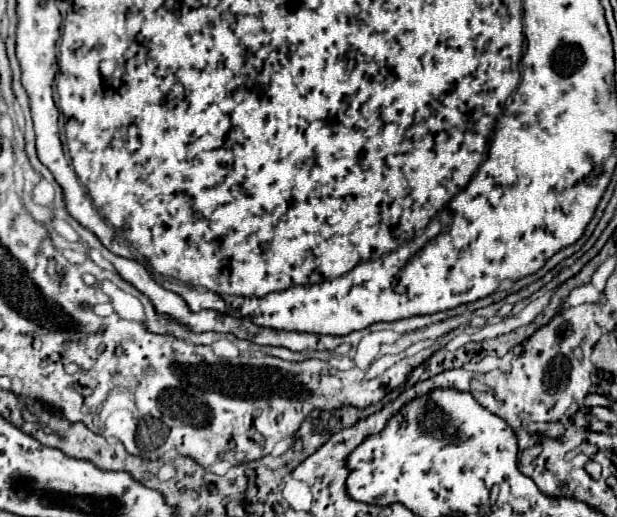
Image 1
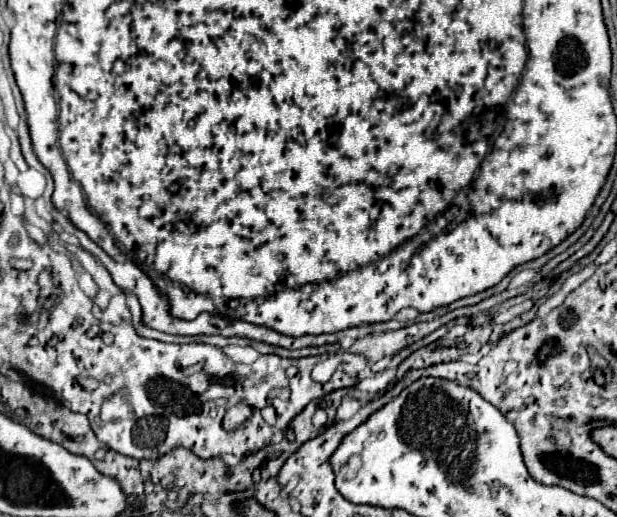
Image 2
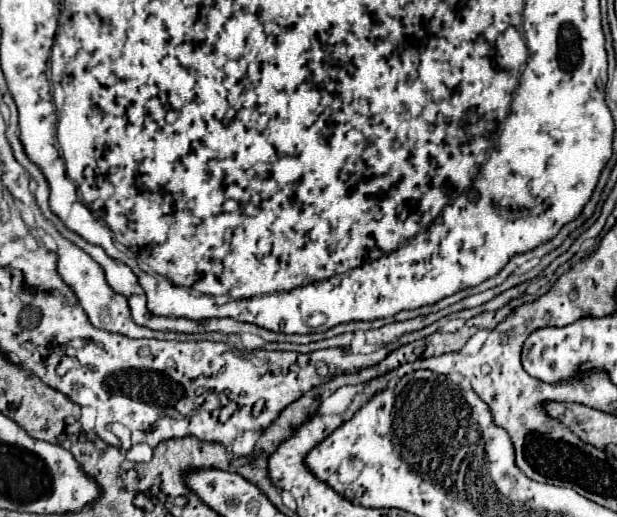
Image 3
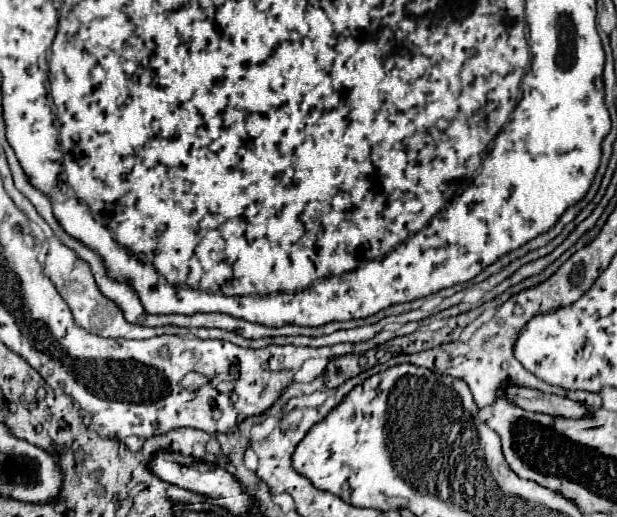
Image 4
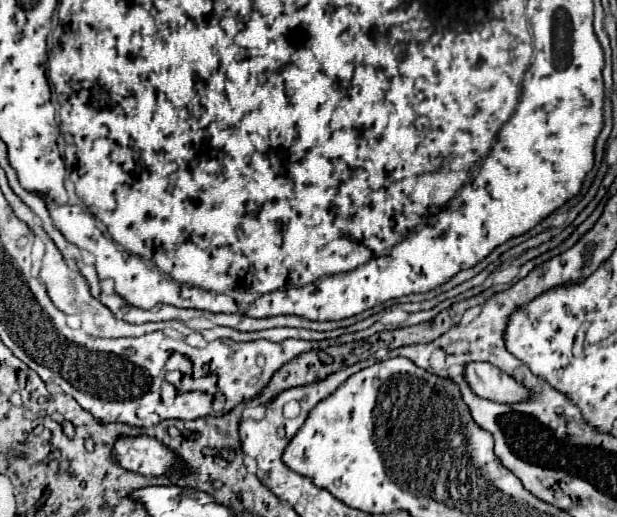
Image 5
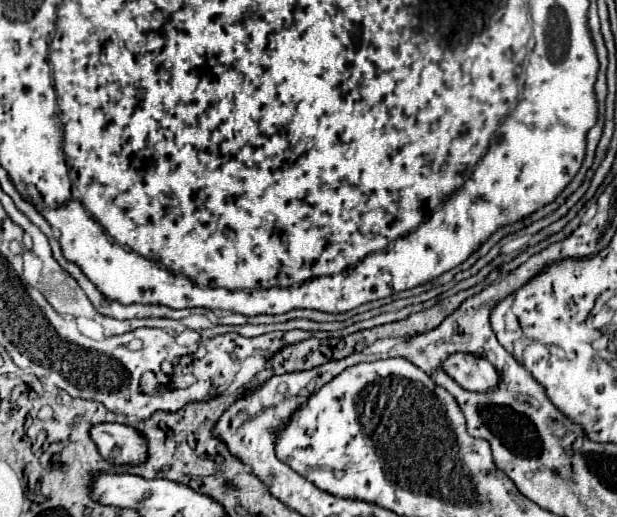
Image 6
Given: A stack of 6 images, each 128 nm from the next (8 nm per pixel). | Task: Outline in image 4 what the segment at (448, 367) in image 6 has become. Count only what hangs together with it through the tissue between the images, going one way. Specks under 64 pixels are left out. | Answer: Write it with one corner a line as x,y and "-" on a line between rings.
508,386
506,396
514,404
530,412
542,412
542,414
562,416
562,418
584,418
588,414
588,406
582,402
554,396
554,394
536,392
536,390
522,388
522,386

